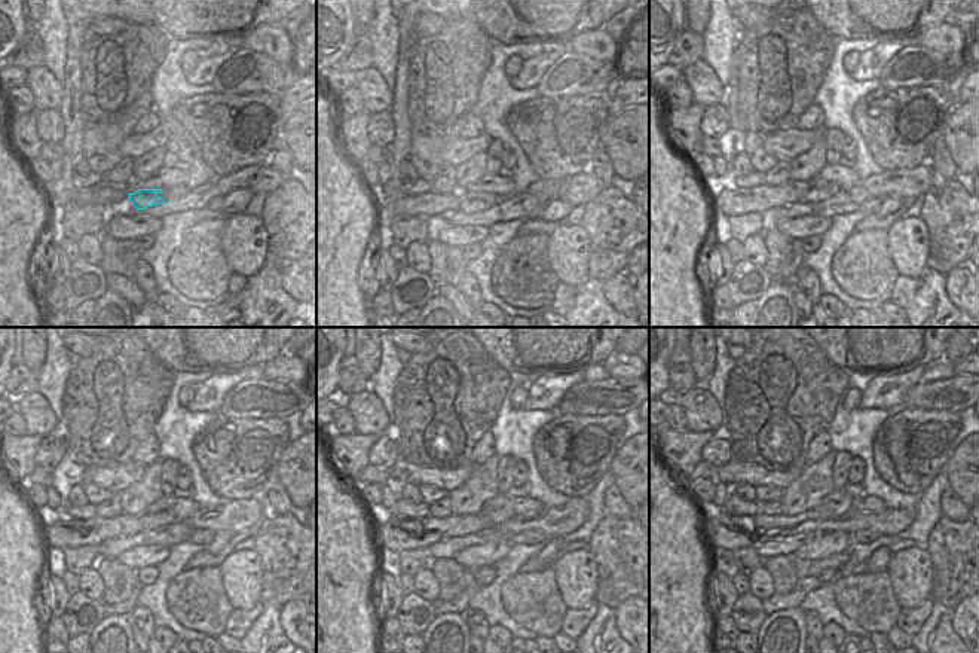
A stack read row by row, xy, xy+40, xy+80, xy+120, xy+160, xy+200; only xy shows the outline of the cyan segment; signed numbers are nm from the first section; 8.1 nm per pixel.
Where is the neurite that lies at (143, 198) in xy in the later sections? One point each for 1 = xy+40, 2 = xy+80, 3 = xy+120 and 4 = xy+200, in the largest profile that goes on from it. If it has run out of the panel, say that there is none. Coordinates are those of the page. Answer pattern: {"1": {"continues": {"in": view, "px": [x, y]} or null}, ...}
{"1": {"continues": {"in": "xy+40", "px": [483, 195]}}, "2": {"continues": {"in": "xy+80", "px": [820, 189]}}, "3": {"continues": {"in": "xy+120", "px": [159, 513]}}, "4": {"continues": {"in": "xy+200", "px": [838, 502]}}}

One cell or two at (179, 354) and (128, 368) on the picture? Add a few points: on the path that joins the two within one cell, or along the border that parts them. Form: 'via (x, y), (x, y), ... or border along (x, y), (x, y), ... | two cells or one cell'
border along (144, 342), (173, 372) | two cells

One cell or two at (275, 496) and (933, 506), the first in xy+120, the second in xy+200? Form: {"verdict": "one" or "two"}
{"verdict": "two"}

